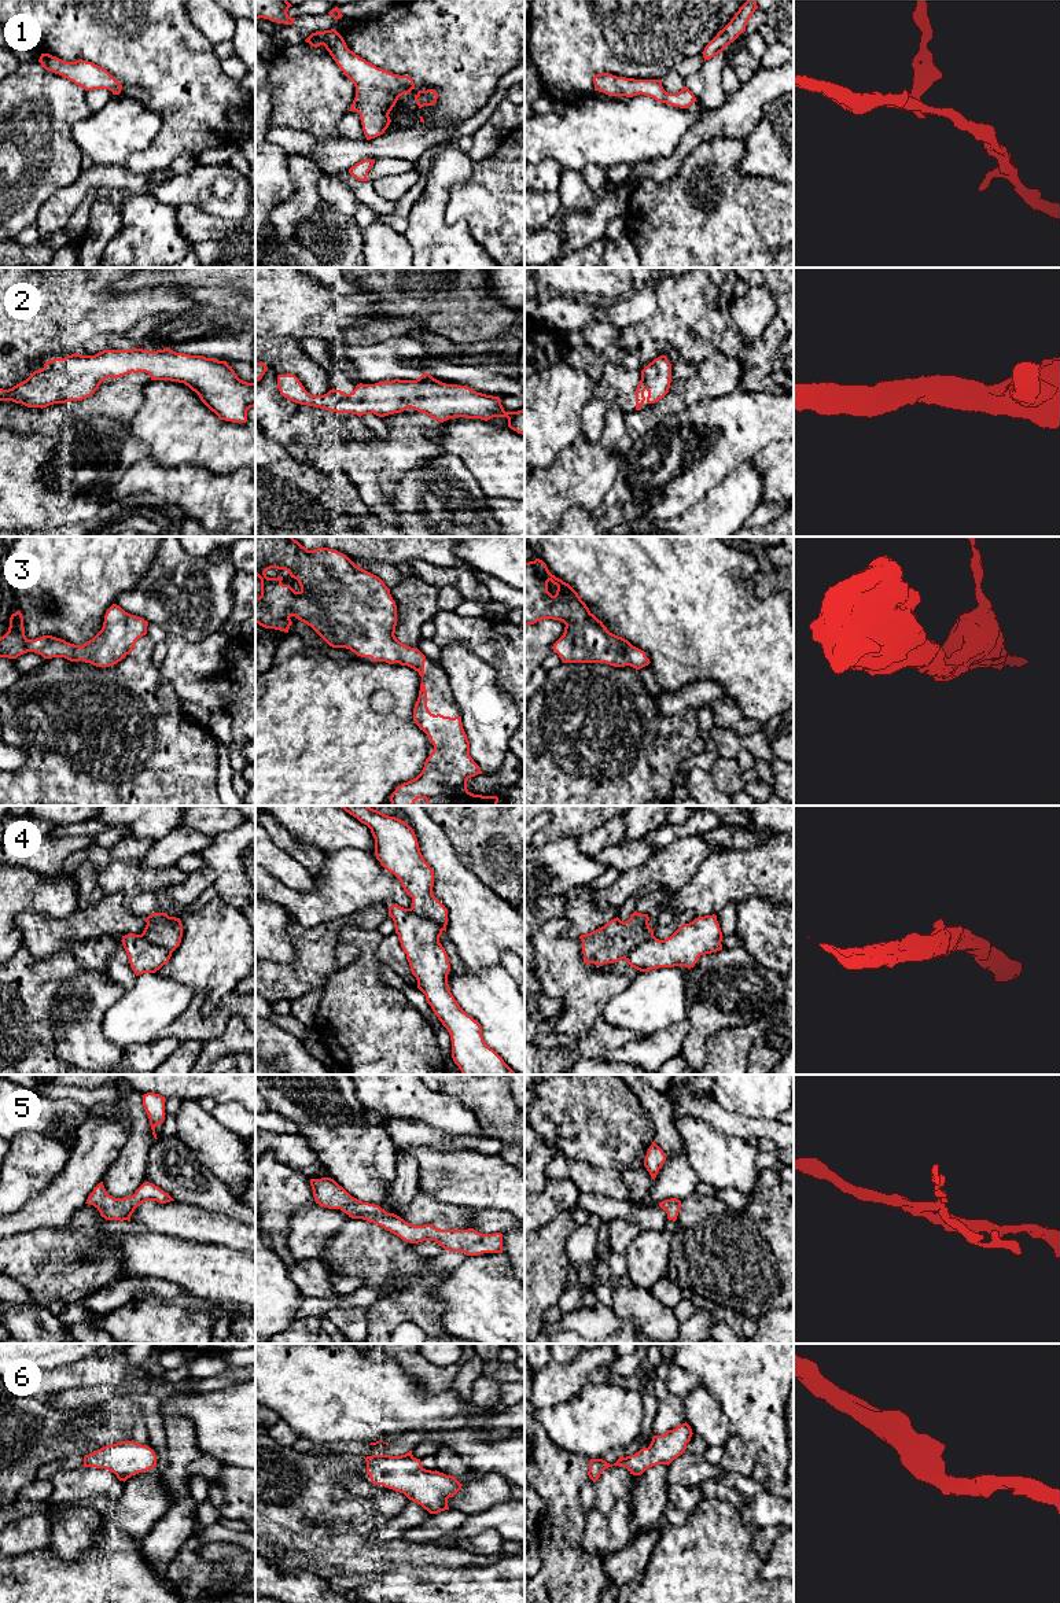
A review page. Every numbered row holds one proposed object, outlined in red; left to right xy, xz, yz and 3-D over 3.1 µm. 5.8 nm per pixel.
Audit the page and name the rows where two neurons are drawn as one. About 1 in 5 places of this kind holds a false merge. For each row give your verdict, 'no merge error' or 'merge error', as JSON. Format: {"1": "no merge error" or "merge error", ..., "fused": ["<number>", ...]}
{"1": "no merge error", "2": "no merge error", "3": "no merge error", "4": "merge error", "5": "no merge error", "6": "no merge error", "fused": ["4"]}

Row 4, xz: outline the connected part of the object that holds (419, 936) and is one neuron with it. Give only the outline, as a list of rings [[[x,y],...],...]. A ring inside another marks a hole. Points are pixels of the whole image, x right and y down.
[[[398,904],[389,907],[395,933],[417,988],[426,995],[434,1014],[448,1029],[452,1040],[452,1058],[463,1075],[516,1075],[490,1049],[482,1036],[481,1024],[468,1016],[452,995],[448,984],[450,963],[439,943],[438,925],[411,909]]]

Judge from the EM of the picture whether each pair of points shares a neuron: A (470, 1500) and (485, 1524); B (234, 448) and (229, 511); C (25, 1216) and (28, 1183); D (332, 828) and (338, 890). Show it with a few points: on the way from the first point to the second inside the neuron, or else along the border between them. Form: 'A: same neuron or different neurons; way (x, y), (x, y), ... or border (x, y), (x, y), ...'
A: different neurons; border (508, 1500), (499, 1502), (492, 1507), (468, 1515)
B: different neurons; border (201, 465), (219, 472), (231, 472), (240, 468)
C: different neurons; border (51, 1182), (14, 1213)
D: different neurons; border (365, 851), (338, 848), (321, 852)

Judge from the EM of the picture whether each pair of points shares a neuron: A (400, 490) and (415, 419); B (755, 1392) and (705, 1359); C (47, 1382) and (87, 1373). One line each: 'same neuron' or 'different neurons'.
A: different neurons
B: same neuron
C: same neuron

